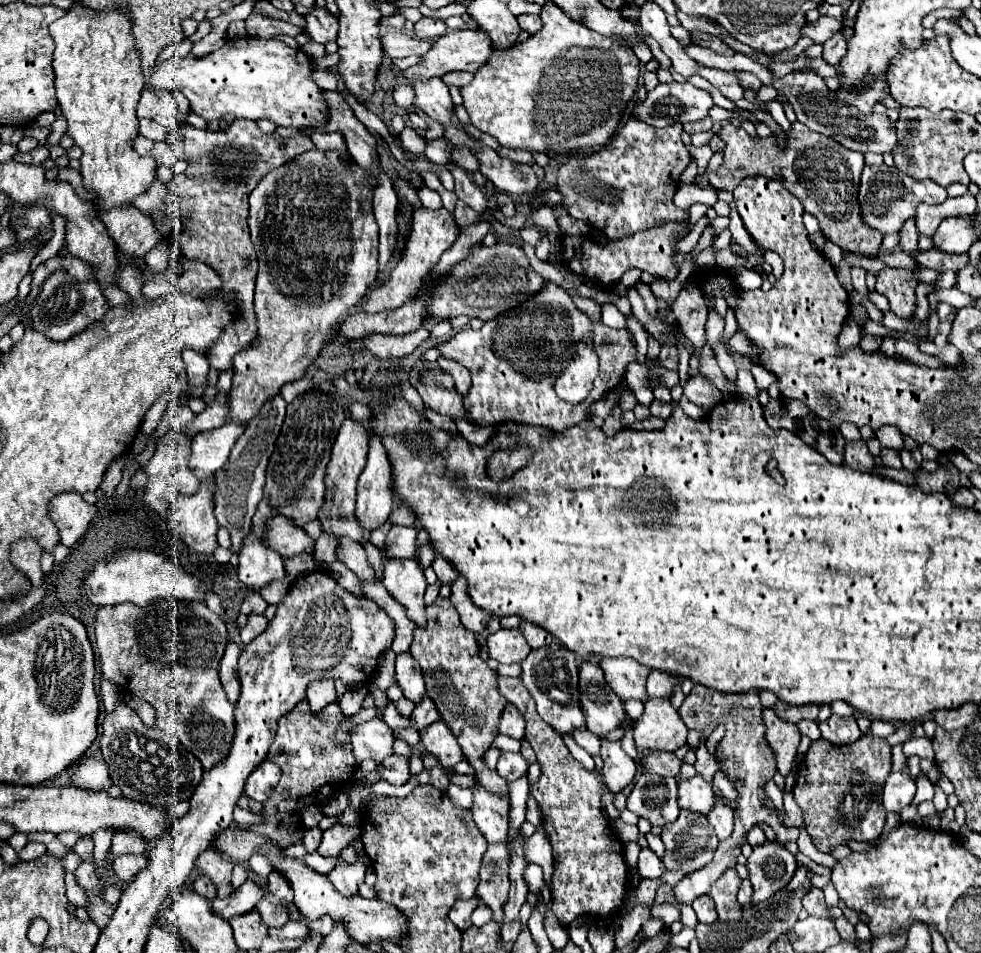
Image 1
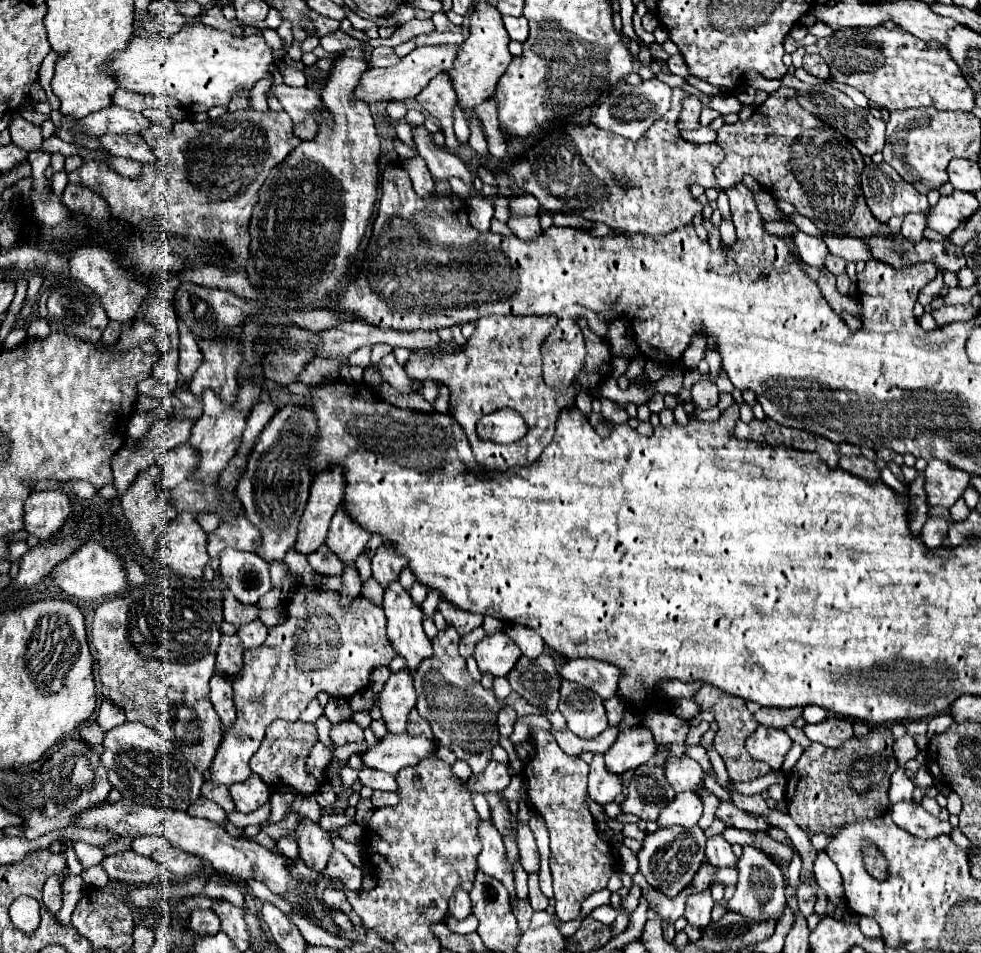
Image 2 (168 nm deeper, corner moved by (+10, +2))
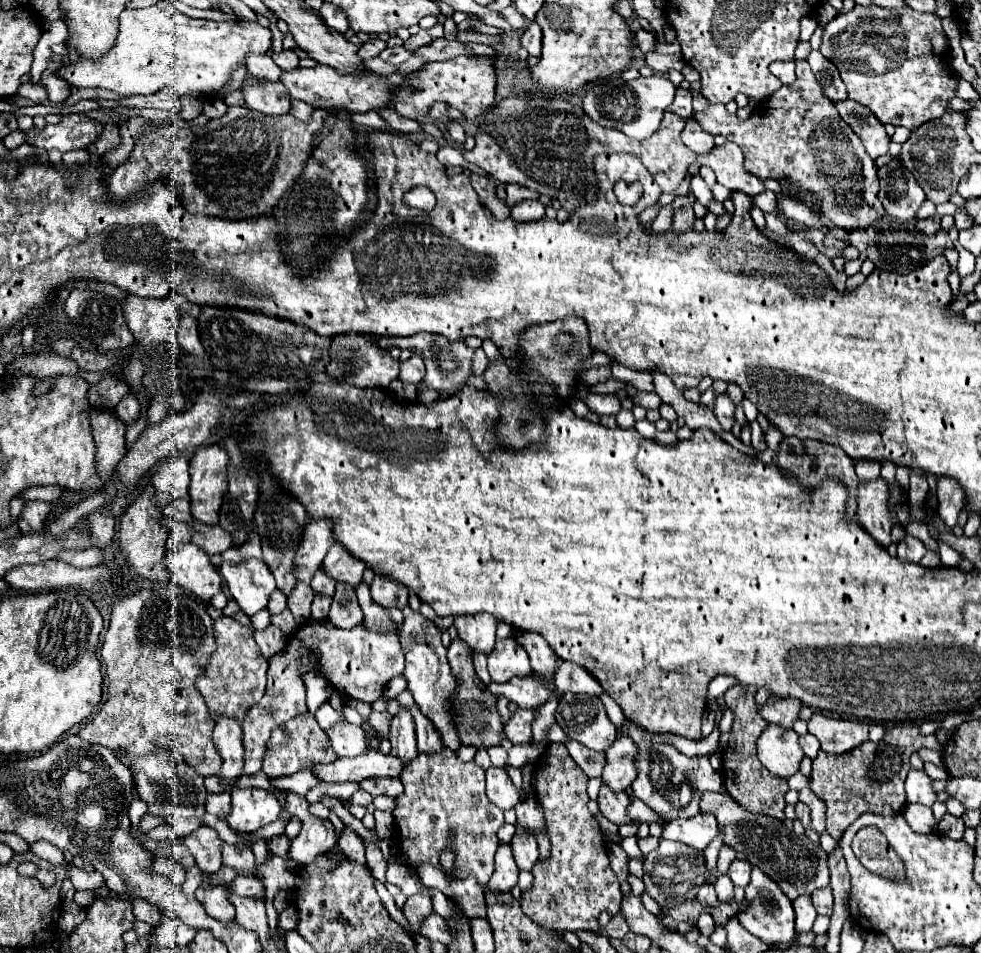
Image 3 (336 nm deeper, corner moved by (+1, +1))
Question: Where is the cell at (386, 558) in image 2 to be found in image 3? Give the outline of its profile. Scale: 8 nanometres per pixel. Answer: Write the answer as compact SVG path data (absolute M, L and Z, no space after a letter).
M376 575L370 585L370 593L374 603L382 605L384 609L390 609L390 607L404 609L408 605L408 589L394 581L388 581L388 577Z

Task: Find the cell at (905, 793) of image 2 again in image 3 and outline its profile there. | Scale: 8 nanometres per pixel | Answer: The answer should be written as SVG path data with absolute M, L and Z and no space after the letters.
M910 769L906 779L906 793L908 793L908 803L922 803L926 807L932 807L936 801L936 791L926 771Z

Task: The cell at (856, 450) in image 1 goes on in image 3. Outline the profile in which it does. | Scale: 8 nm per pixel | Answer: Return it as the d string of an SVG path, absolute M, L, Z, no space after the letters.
M884 479L862 483L858 489L858 523L884 549L890 545L892 523L888 519L888 487Z

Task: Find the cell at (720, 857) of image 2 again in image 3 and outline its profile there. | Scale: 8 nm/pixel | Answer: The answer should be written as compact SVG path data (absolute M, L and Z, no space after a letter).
M732 861L730 869L728 869L728 877L732 879L734 885L738 887L744 887L746 883L750 883L750 863L748 861Z

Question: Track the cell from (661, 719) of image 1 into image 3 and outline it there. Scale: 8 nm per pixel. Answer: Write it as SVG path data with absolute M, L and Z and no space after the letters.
M620 735L606 751L602 783L606 783L608 789L612 789L614 793L620 793L626 787L630 787L636 777L634 759L636 759L636 745L632 743L630 737Z

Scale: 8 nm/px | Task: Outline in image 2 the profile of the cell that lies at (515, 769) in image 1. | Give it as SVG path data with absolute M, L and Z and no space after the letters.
M491 760L491 764L487 764L485 772L481 776L471 776L464 784L471 792L503 792L509 786L509 768L503 762L495 762Z

